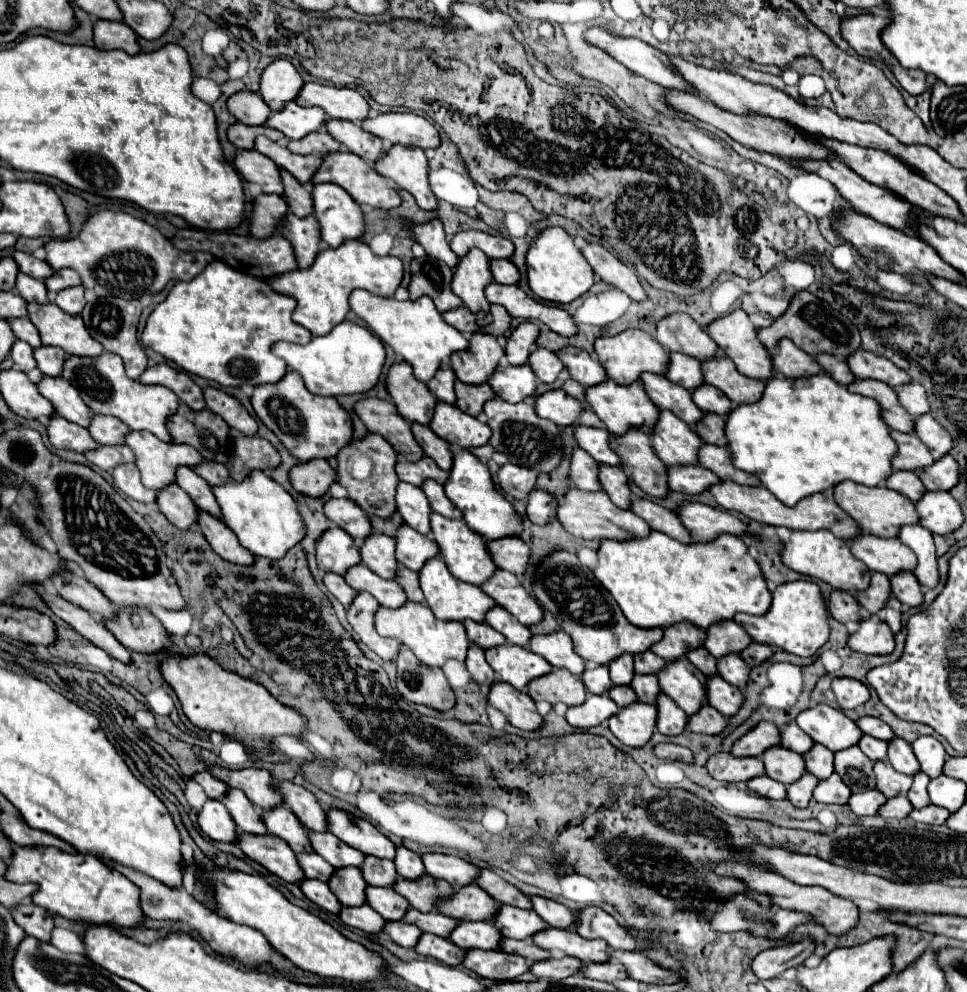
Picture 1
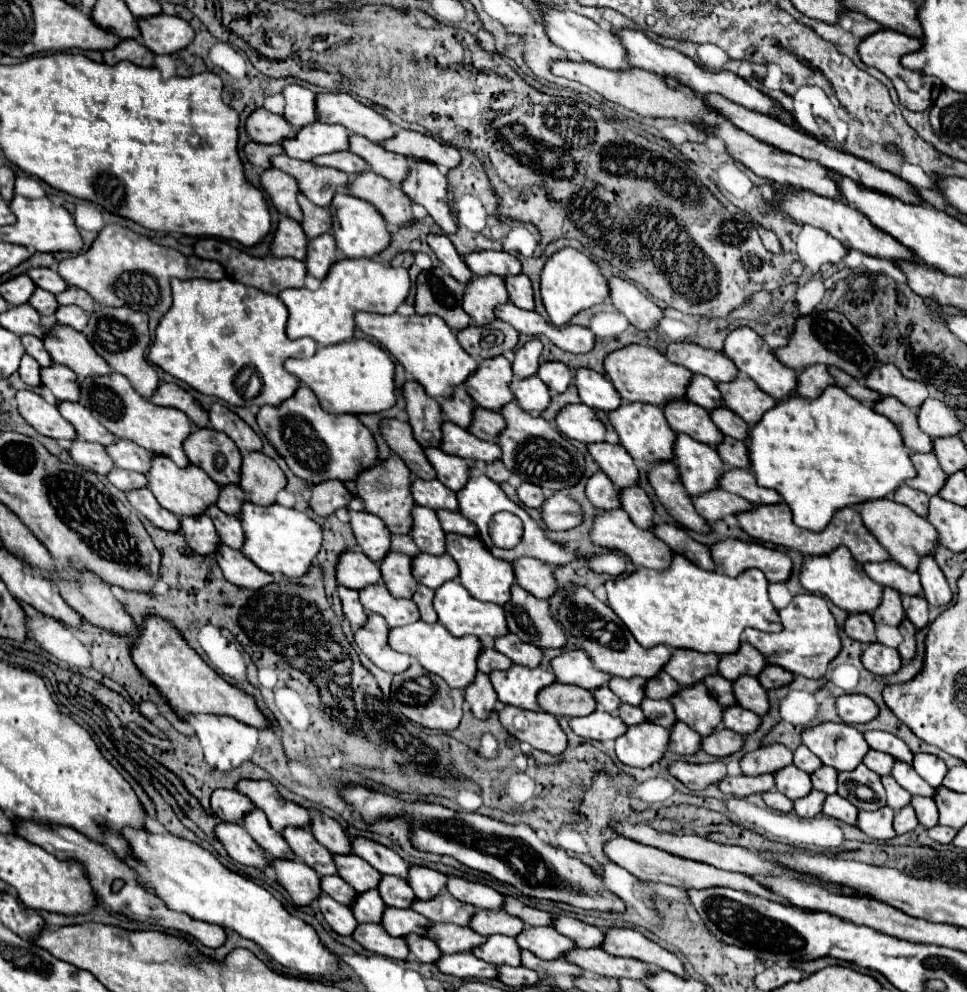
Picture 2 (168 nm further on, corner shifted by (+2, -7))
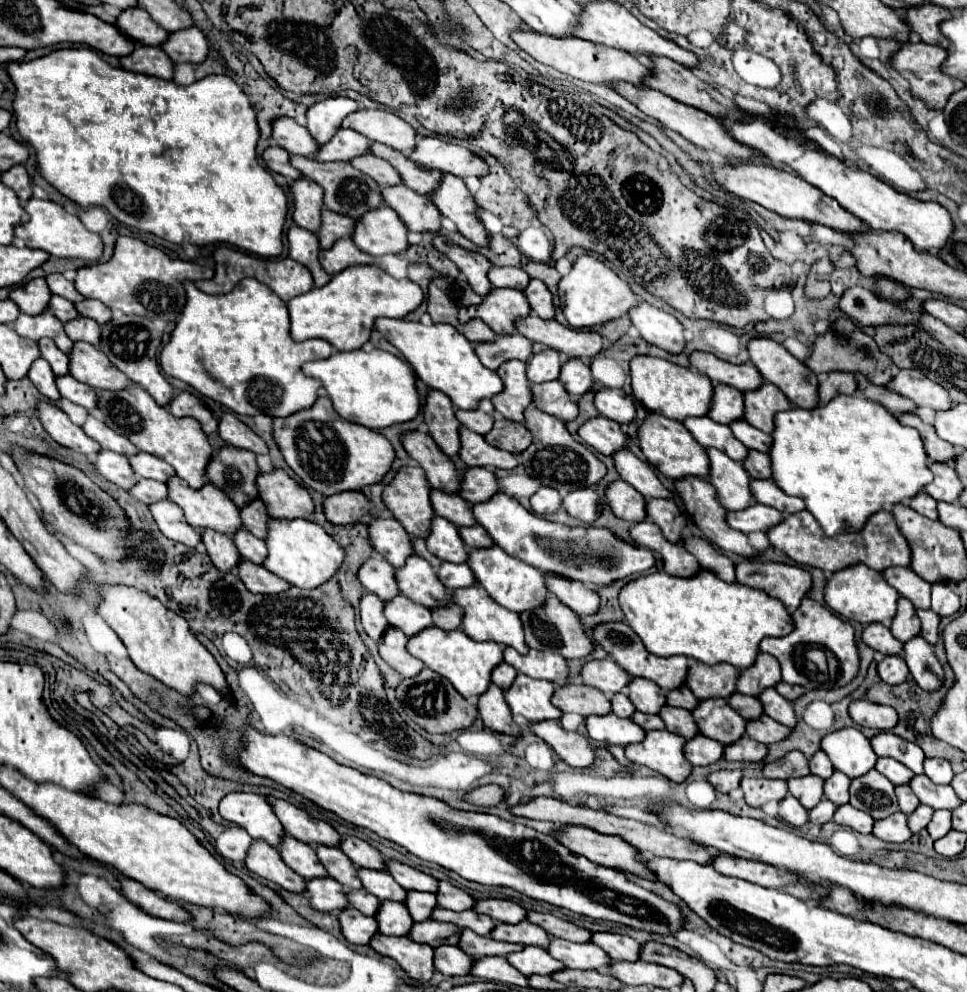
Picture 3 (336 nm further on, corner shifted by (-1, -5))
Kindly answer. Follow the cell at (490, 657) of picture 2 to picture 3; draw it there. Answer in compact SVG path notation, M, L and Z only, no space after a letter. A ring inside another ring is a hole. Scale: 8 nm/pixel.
M501 662L493 672L491 672L491 680L499 686L499 688L509 688L511 686L511 682L515 680L515 676L517 676L517 670L513 668L513 666L509 666L507 662Z

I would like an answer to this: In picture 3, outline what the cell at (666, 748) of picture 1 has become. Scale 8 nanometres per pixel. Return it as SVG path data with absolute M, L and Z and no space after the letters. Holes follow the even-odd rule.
M717 770L717 772L711 772L707 776L707 782L711 782L717 792L725 794L725 792L729 792L729 790L739 786L741 772L739 770Z

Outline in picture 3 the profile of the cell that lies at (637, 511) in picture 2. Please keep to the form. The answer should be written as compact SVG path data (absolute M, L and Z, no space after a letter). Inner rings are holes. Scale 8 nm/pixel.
M649 498L645 502L645 510L647 510L647 518L651 518L661 532L665 534L667 540L671 542L681 542L683 534L683 526L685 526L685 516L681 514L681 510L677 508L677 504L673 500L665 500L665 498Z

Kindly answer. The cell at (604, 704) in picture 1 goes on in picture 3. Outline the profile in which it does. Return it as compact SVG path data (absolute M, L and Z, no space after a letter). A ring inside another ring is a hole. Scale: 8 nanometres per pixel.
M613 712L605 716L589 716L585 718L585 726L589 738L605 744L627 746L641 742L645 736L645 730L637 726L631 718L617 718Z

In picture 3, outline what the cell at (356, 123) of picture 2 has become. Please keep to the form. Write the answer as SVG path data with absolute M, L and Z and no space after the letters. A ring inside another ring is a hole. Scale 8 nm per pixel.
M357 110L347 114L343 128L353 128L373 142L387 144L399 152L409 152L415 146L415 130L395 112L389 110Z

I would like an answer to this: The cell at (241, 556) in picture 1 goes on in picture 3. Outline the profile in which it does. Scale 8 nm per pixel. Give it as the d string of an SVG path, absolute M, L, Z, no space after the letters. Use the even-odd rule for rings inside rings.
M241 560L237 564L237 576L245 584L245 588L255 594L257 592L259 594L279 594L289 588L289 582L285 582L283 578L277 578L275 574L269 574L269 570L249 560Z

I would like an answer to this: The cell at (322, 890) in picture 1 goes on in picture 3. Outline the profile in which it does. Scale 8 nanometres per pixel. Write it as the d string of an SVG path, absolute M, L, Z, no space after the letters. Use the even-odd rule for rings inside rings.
M347 906L337 912L337 920L341 924L341 932L351 944L369 944L369 938L377 932L377 924L373 918L363 916L359 910Z

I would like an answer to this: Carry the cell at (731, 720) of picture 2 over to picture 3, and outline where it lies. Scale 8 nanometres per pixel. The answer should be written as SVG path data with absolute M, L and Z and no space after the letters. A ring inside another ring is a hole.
M763 714L763 716L759 716L757 720L747 720L745 734L747 734L749 738L757 740L757 742L773 744L773 742L779 742L779 740L787 738L787 736L789 736L789 728Z

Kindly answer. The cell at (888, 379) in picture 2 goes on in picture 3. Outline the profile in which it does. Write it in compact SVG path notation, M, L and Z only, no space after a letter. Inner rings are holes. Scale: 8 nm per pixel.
M899 370L899 374L891 378L887 388L913 400L917 408L929 406L933 410L947 410L951 406L947 390L941 384L929 380L919 370Z

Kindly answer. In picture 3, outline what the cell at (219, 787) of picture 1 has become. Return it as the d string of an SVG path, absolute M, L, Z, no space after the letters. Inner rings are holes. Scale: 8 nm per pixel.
M231 792L219 802L219 814L245 828L251 838L261 838L271 846L277 846L283 826L271 810L265 796L251 792Z

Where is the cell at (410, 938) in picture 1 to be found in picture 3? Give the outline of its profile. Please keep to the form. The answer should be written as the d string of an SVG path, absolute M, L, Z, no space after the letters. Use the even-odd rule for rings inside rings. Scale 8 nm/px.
M437 946L433 956L433 966L445 976L463 976L469 974L473 958L465 956L457 946Z

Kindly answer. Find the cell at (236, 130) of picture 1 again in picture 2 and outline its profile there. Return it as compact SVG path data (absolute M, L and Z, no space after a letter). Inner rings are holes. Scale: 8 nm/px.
M248 142L244 146L244 152L248 156L248 162L258 168L258 170L268 170L272 168L270 164L270 156L276 156L282 152L282 146L278 144L272 144L272 146L266 146L266 144L258 144L258 142Z

